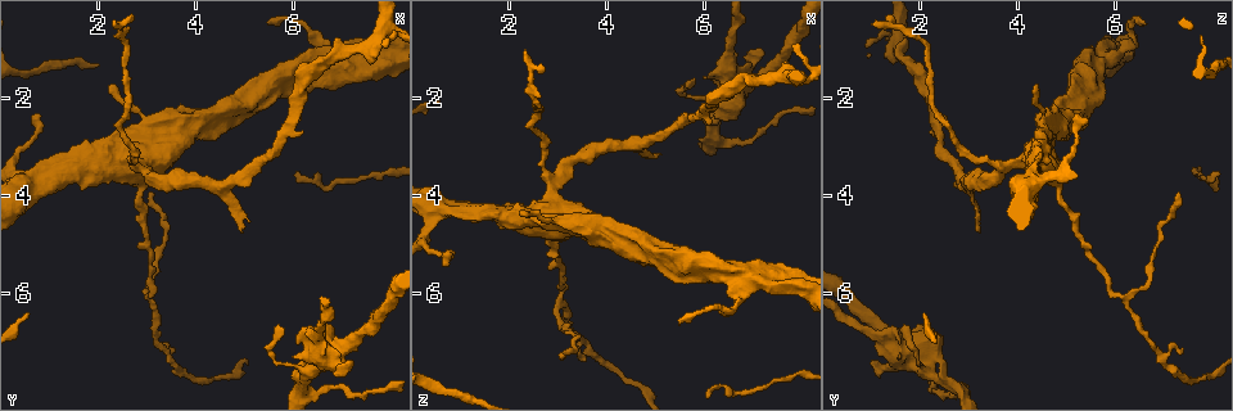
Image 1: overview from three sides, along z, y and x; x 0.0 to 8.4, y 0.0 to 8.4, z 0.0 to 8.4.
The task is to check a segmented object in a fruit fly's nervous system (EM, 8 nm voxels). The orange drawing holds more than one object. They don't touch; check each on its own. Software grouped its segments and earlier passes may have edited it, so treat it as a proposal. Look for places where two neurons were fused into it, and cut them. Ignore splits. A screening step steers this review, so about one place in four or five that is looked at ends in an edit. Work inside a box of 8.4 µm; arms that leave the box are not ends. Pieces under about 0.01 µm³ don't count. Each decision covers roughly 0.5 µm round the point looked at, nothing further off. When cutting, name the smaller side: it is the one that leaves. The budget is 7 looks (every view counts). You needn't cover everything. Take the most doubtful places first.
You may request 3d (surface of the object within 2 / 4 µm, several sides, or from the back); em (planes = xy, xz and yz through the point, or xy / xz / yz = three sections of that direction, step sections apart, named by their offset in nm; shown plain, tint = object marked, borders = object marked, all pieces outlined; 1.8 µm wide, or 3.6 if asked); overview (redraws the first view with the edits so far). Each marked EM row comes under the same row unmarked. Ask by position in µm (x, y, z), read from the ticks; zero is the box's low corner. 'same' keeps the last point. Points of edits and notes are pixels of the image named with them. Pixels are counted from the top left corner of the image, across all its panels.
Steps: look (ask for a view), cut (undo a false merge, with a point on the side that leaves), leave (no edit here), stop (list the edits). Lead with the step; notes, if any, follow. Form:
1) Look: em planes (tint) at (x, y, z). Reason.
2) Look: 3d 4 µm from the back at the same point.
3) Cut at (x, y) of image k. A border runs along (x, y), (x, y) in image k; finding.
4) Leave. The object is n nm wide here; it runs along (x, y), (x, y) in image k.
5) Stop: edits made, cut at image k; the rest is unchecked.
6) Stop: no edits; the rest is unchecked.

Look: em 3.6 µm xz step 4 (borders) at (6.70, 7.30, 1.60). Sharp bend.

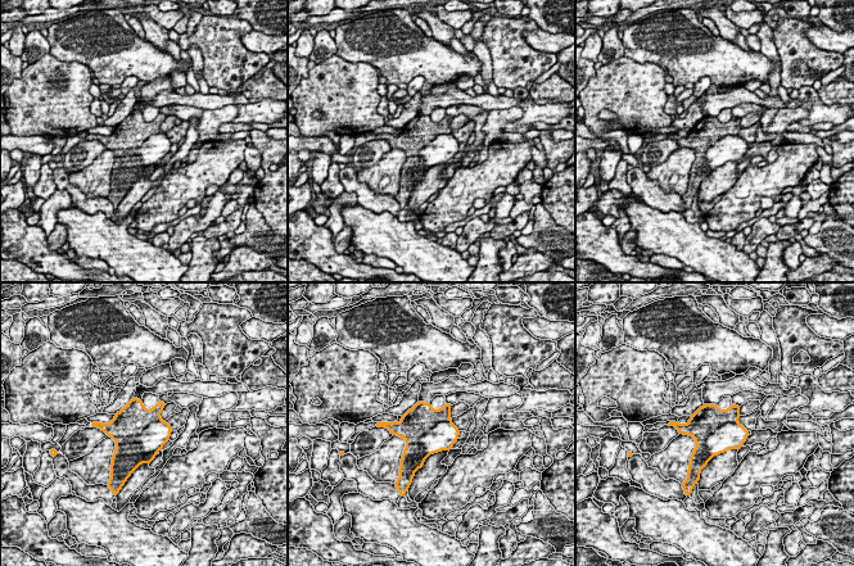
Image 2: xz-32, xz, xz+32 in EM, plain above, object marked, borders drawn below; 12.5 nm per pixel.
Cut at (152, 439) of image 2. A border runs along (161, 420), (134, 439), (139, 452) in image 2; a second neuron is stuck on.

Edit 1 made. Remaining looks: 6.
Look: em planes (tint) at (6.95, 1.25, 5.65). Four or more arms meet.

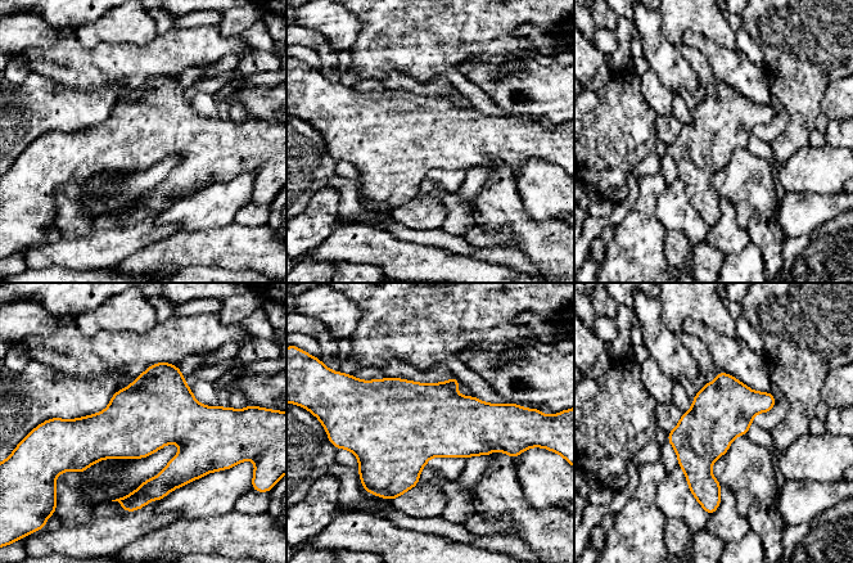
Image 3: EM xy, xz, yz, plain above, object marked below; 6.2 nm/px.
Leave. All the same neuron.

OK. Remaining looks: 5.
Look: 3d 4 µm at (4.60, 3.85, 3.00). Sudden change in width.

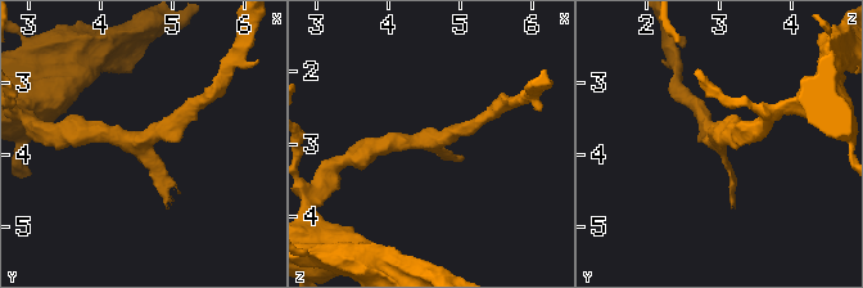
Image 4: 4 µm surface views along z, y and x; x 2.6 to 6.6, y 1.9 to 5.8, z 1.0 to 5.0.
Look: em xz step 8 (tint) at (4.55, 3.80, 2.95).

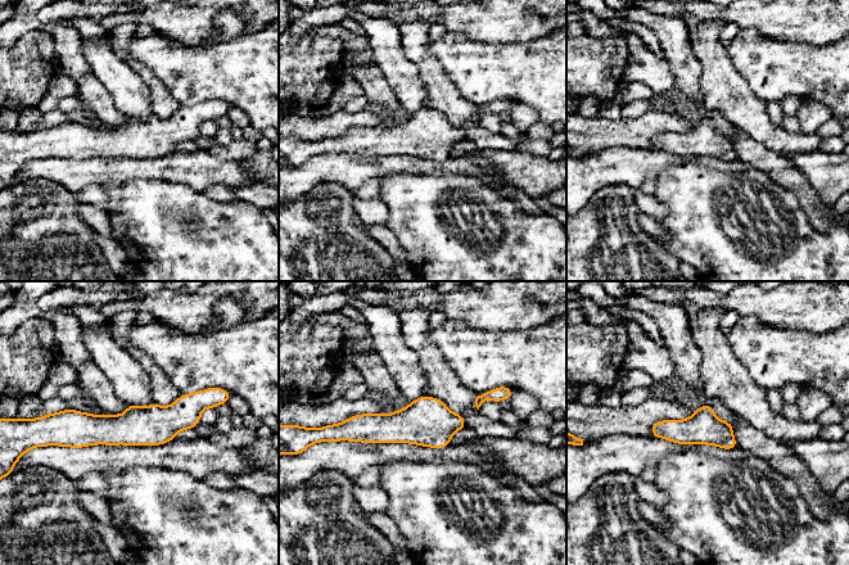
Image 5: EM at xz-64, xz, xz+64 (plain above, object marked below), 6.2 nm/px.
Look: em planes (tint) at the same point. Another direction.

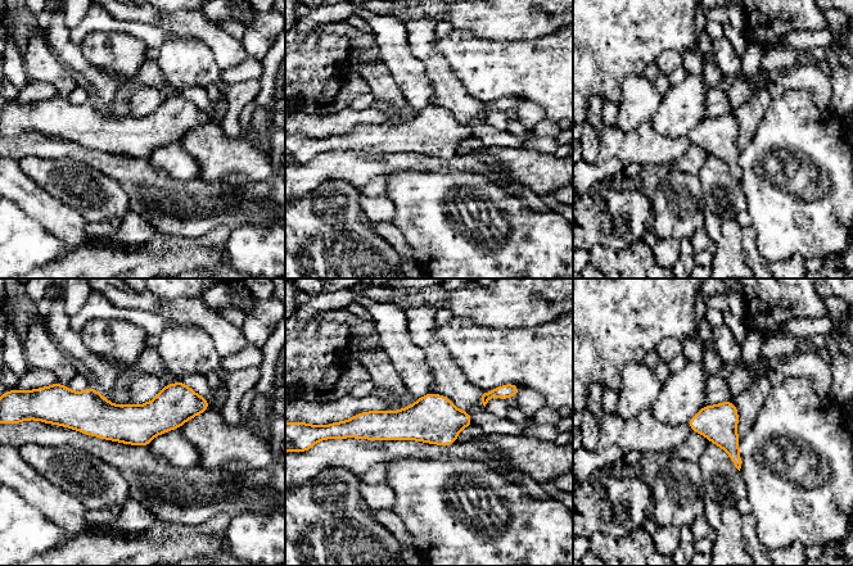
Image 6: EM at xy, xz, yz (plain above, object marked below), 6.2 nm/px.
Leave. One neuron here.

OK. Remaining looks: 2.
Stop: edits made, cut at image 2; the rest is unchecked.

